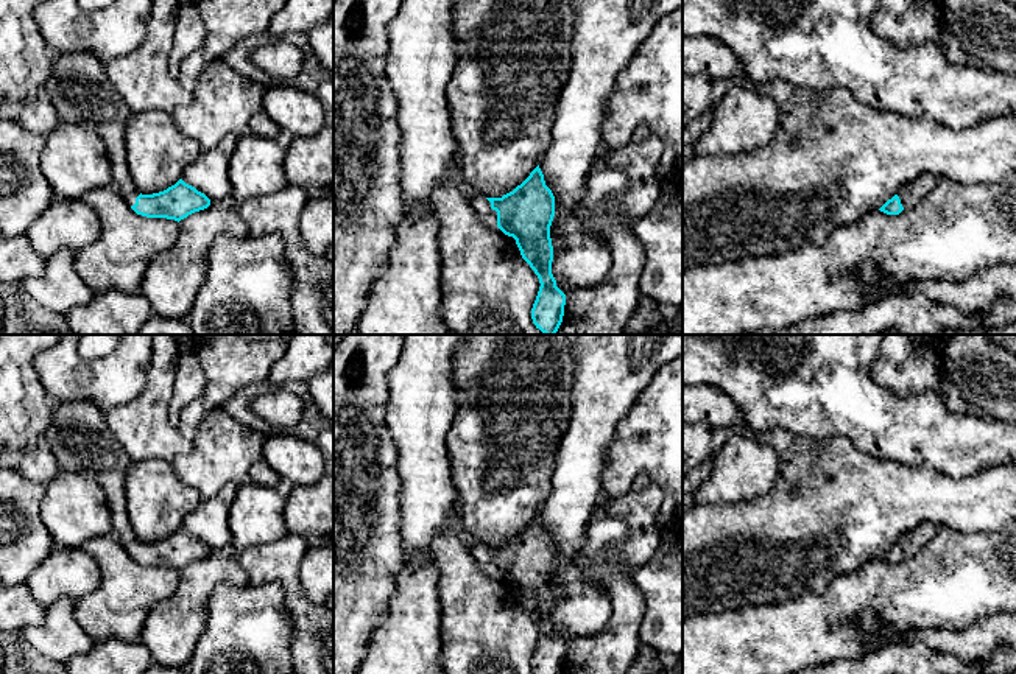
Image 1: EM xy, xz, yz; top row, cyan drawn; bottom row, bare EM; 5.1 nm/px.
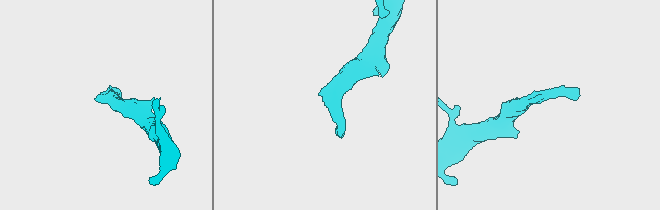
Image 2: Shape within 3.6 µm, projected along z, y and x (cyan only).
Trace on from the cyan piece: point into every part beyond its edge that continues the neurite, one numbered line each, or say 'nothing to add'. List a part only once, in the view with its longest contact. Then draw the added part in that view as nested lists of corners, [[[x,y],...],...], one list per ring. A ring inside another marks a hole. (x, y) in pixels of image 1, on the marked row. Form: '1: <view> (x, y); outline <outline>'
1: xz (488, 217); outline [[[477,193],[471,199],[471,205],[475,210],[477,218],[482,224],[494,229],[497,226],[497,212],[491,209],[491,202],[486,199],[485,195]]]

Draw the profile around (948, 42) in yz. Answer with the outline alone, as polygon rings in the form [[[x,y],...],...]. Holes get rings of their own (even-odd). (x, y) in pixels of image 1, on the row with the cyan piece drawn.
[[[941,22],[941,36],[935,42],[944,53],[947,61],[958,67],[988,68],[983,62],[972,59],[961,47],[960,40],[952,34],[949,25]]]

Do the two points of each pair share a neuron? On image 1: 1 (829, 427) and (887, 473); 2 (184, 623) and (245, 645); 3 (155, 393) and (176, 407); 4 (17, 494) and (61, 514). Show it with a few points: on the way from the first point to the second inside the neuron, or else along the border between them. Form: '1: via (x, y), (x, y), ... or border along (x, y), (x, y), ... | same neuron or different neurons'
1: border along (803, 436), (848, 438), (871, 456) | different neurons
2: border along (211, 595), (206, 604), (206, 628), (190, 657) | different neurons
3: border along (178, 366), (169, 403), (169, 421), (178, 428) | different neurons
4: border along (45, 486), (41, 520), (53, 539) | different neurons

